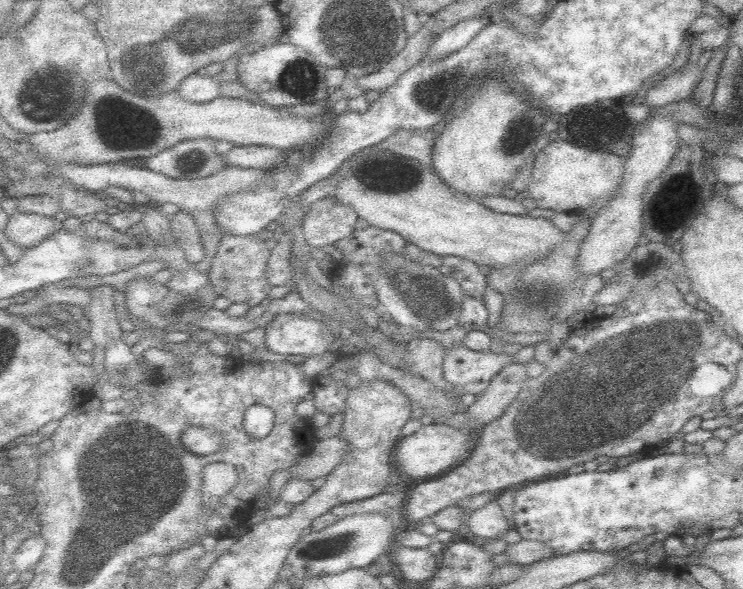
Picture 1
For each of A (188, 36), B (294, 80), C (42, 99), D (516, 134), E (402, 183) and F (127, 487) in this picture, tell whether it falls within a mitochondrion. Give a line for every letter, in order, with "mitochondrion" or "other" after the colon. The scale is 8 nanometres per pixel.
A: mitochondrion
B: mitochondrion
C: mitochondrion
D: mitochondrion
E: mitochondrion
F: mitochondrion

